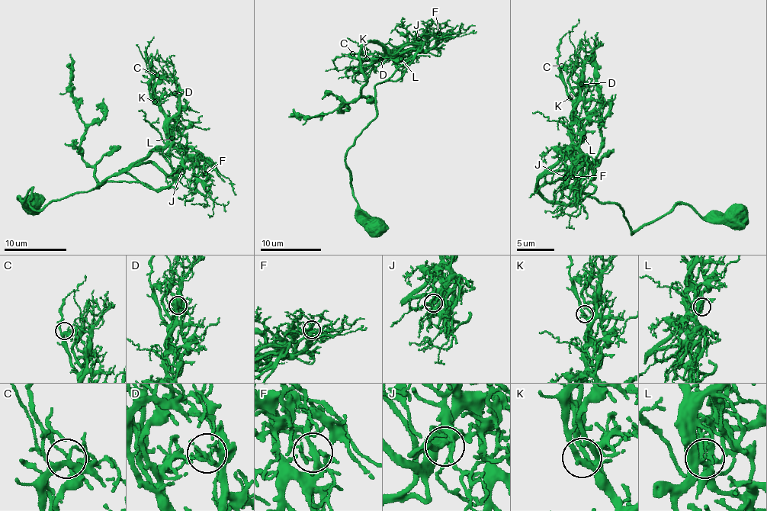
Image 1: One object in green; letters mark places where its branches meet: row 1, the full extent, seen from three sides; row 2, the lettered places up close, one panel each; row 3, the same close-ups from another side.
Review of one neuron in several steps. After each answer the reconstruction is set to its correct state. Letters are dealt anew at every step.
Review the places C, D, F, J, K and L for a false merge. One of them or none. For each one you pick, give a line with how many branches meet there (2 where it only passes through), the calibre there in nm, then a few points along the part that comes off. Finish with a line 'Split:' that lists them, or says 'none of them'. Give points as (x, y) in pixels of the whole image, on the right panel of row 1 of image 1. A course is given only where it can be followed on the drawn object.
L: branches 6; calibre 200 nm; course (583, 138), (575, 152), (581, 170), (579, 178), (566, 184), (567, 170), (537, 178), (539, 186), (546, 181)
Split: L

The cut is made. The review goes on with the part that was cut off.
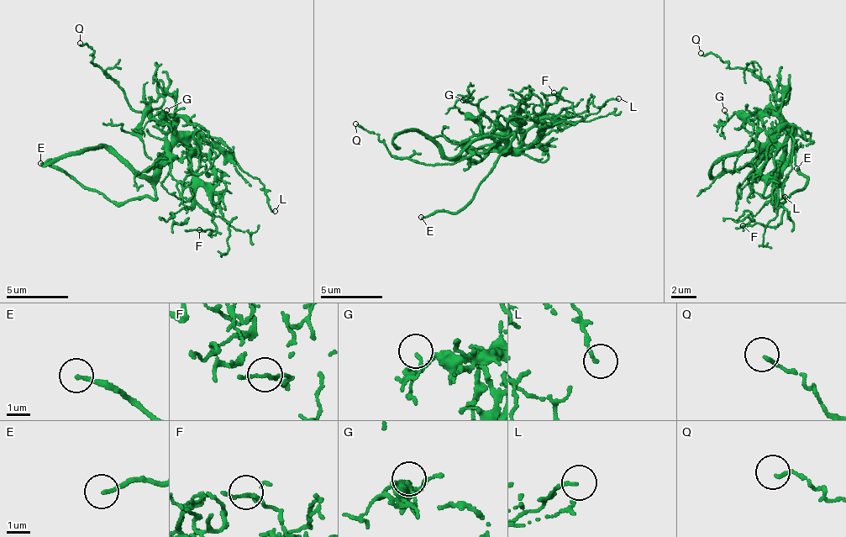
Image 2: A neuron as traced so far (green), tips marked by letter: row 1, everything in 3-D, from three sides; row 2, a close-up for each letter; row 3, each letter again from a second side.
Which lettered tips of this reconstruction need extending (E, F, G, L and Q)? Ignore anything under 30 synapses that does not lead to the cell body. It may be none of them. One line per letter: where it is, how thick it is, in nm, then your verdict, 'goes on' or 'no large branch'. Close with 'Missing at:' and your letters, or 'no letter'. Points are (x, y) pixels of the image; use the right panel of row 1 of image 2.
E: (796, 168) | 160 nm | goes on
F: (743, 225) | 120 nm | no large branch
G: (724, 110) | 120 nm | no large branch
L: (785, 197) | 120 nm | no large branch
Q: (701, 53) | 120 nm | no large branch
Missing at: E

